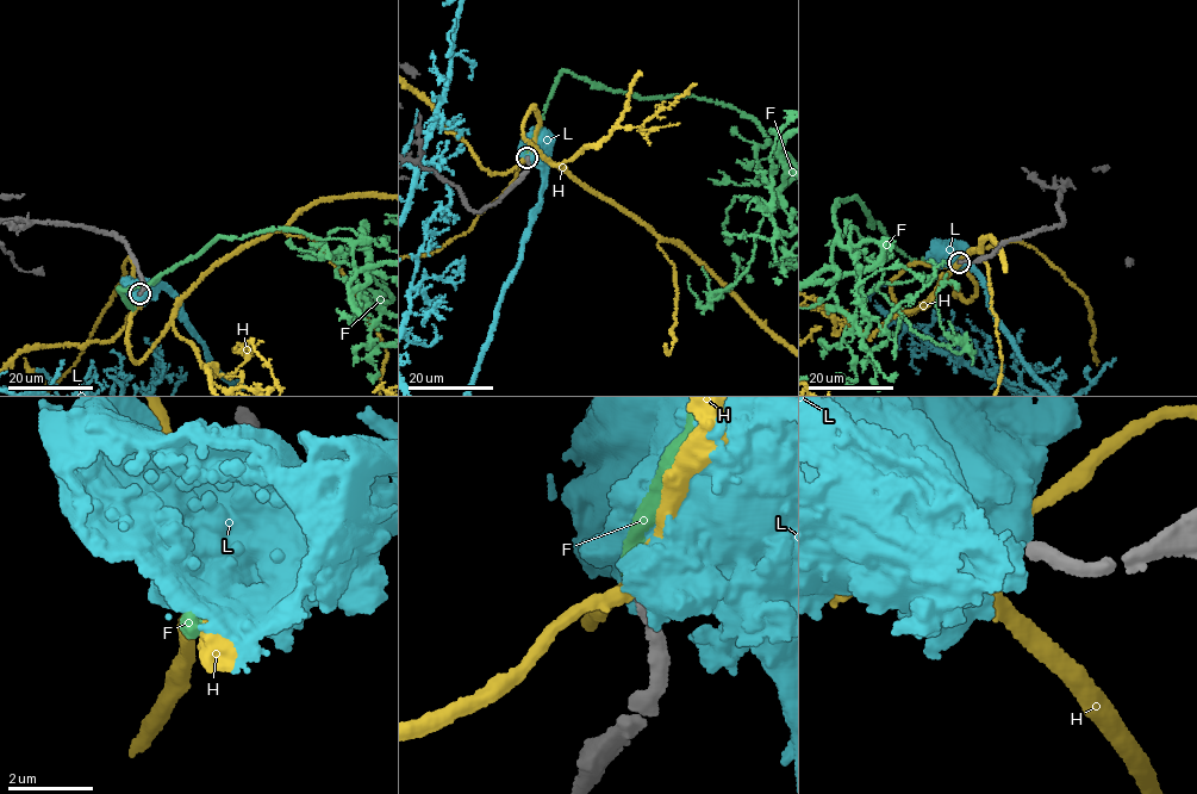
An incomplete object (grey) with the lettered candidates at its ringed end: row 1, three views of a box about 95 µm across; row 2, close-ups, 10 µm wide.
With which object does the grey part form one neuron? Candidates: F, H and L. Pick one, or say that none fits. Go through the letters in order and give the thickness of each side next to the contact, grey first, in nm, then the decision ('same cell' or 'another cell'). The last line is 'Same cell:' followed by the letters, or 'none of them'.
F: 480/360 nm | same cell
H: 480/320 nm | another cell
L: 480/800 nm | another cell
Same cell: F

